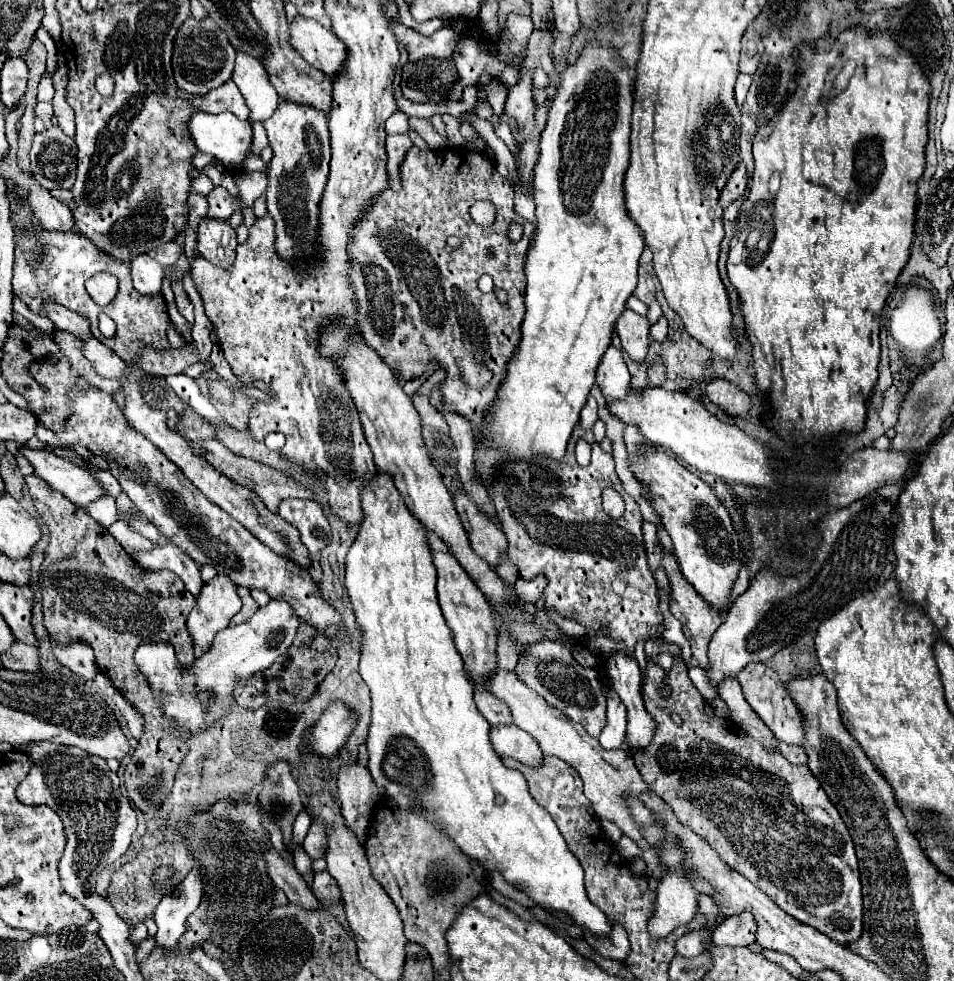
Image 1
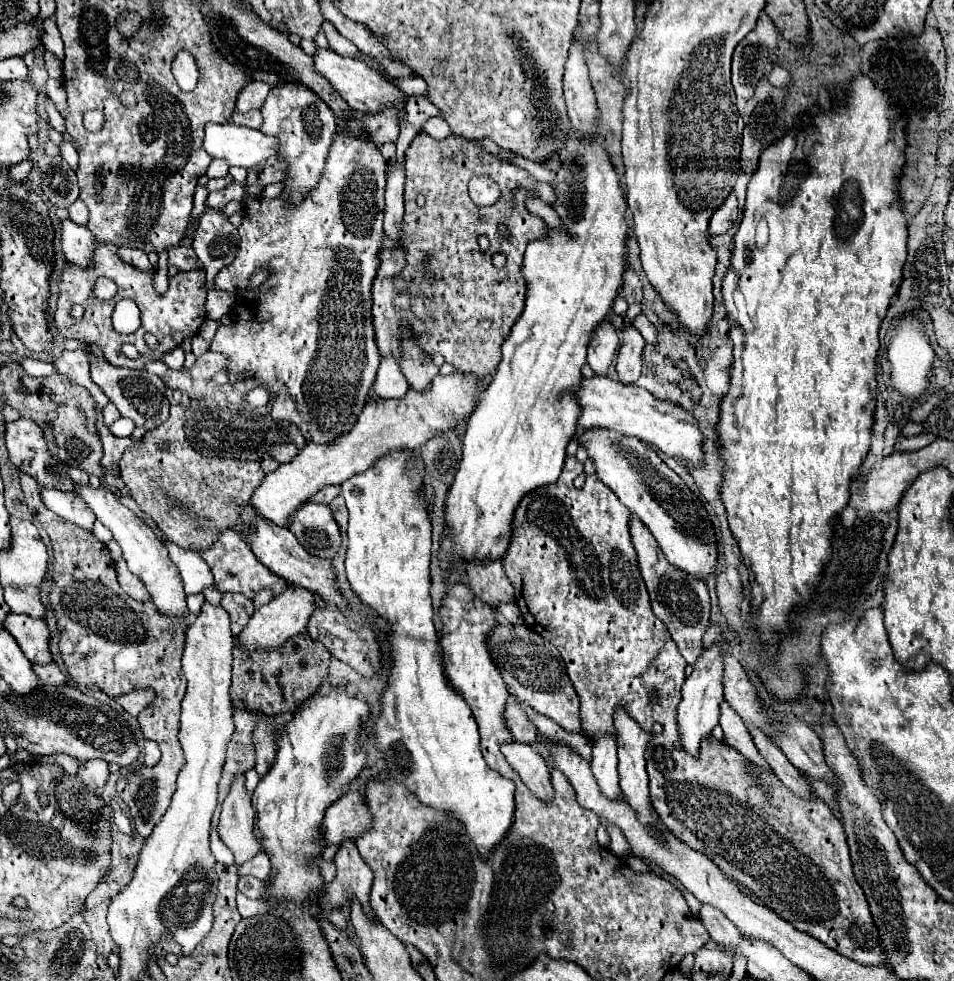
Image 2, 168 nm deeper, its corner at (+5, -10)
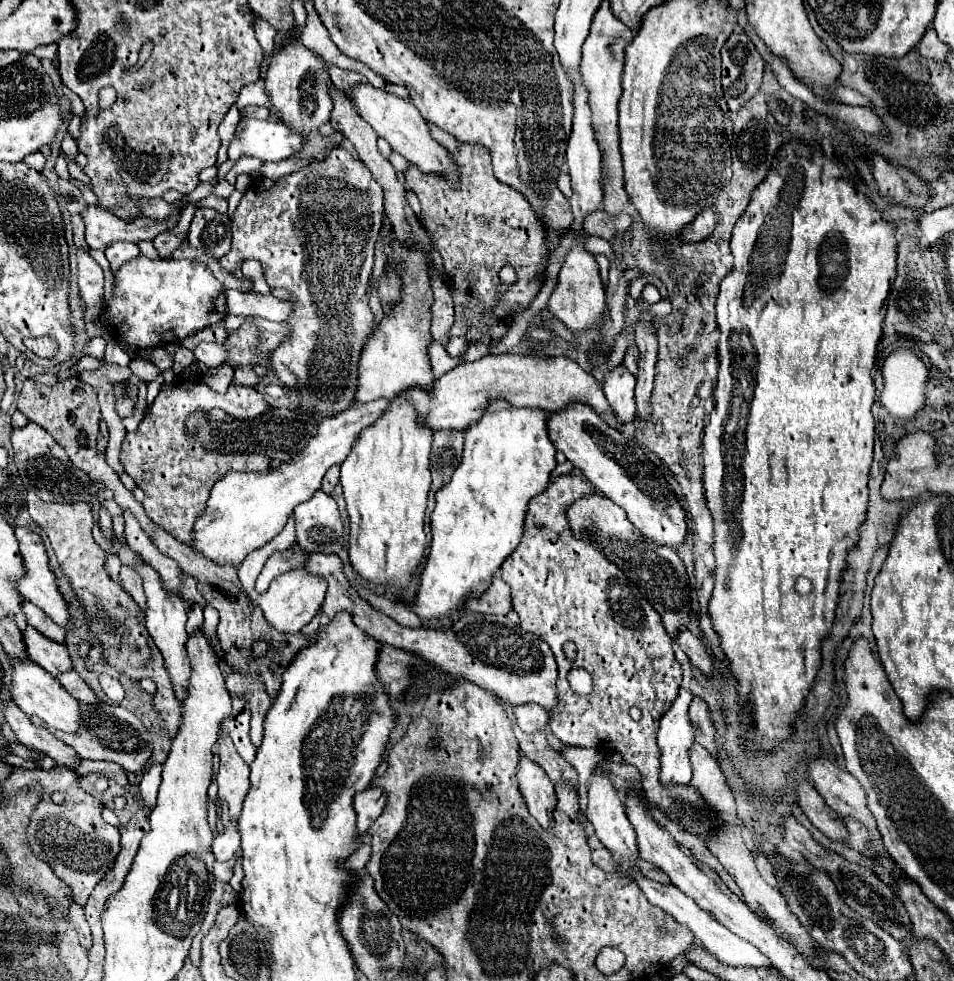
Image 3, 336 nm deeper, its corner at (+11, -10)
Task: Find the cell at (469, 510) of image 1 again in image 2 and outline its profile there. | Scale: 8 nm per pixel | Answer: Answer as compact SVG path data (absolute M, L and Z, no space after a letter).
M495 560L491 564L469 562L465 570L469 576L469 588L487 606L495 608L499 604L513 602L513 586L503 572L501 560Z

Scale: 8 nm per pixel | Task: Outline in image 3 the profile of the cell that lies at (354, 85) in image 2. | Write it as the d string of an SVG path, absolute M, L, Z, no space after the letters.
M353 84L351 88L345 90L353 106L357 108L359 116L371 124L371 128L379 134L379 138L385 138L395 152L399 152L403 158L407 158L409 164L419 166L423 172L437 172L445 174L451 186L457 186L457 168L453 166L453 160L449 158L449 152L437 144L431 134L429 126L415 108L411 100L399 98L395 94L389 94L385 88L375 88L371 84Z

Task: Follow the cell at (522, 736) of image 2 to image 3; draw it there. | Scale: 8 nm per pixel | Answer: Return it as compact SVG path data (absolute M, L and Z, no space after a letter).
M525 704L525 706L515 706L513 708L513 716L517 720L517 726L525 732L525 734L533 734L543 730L549 724L547 712L537 706L537 704Z

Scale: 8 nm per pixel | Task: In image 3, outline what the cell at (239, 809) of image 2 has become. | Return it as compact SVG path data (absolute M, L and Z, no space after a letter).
M221 730L219 742L217 742L221 766L215 774L215 780L219 784L219 800L225 802L229 818L237 820L241 816L243 800L251 788L249 784L249 766L243 762L243 758L237 754L231 738Z

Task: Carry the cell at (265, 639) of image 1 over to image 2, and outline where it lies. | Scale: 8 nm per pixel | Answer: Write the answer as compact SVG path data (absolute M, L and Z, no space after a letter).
M289 584L279 596L275 596L271 602L267 602L265 606L255 608L249 624L243 628L243 632L239 634L239 640L243 644L247 644L249 650L269 650L269 648L277 648L281 646L287 638L305 632L305 626L311 618L311 614L315 612L315 598L311 590L305 590L301 586Z

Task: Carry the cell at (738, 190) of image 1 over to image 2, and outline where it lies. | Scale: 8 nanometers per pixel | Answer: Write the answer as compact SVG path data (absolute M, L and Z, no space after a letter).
M731 192L731 196L721 204L721 208L717 212L713 212L711 220L709 220L709 234L725 234L733 222L737 220L739 208L737 208L737 196Z

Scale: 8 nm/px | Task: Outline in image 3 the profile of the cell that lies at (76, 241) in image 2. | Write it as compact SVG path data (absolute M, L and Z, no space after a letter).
M83 248L77 250L77 278L87 304L87 322L95 322L103 304L103 270Z

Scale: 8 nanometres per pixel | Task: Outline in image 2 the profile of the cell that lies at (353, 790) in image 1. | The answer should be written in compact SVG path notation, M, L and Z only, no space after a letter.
M345 840L335 856L335 864L337 864L337 876L331 884L325 886L325 892L321 896L321 906L323 906L323 914L325 918L337 928L337 930L347 930L351 926L351 902L359 900L359 904L363 906L363 912L367 916L371 916L373 920L377 920L371 904L369 904L369 892L371 892L371 884L373 884L373 872L371 868L363 862L363 858L359 856L359 850L353 842Z

